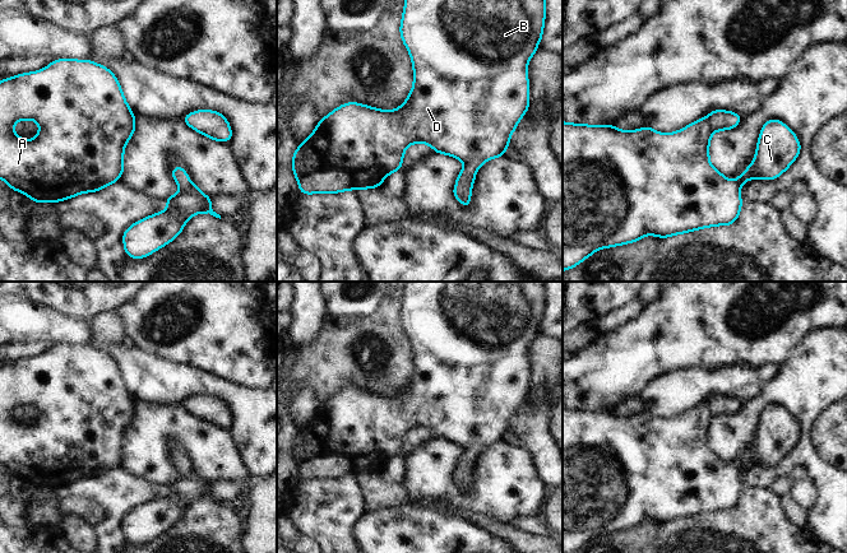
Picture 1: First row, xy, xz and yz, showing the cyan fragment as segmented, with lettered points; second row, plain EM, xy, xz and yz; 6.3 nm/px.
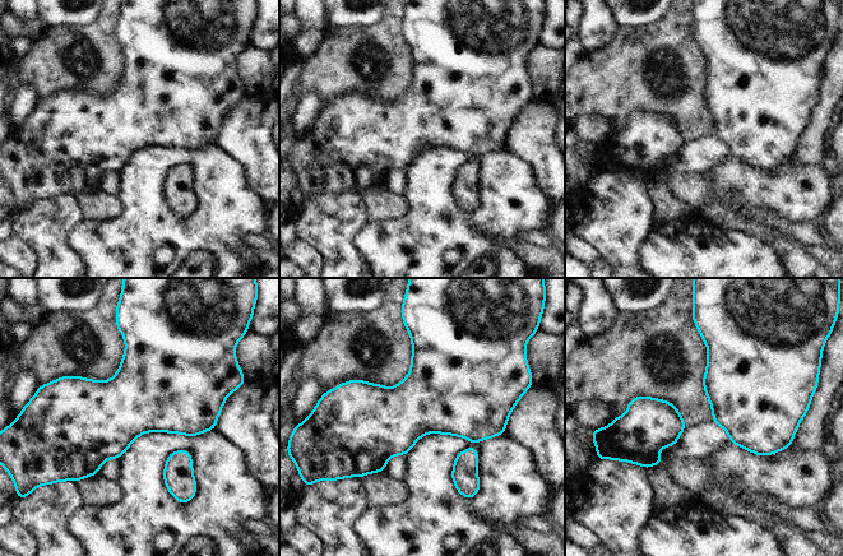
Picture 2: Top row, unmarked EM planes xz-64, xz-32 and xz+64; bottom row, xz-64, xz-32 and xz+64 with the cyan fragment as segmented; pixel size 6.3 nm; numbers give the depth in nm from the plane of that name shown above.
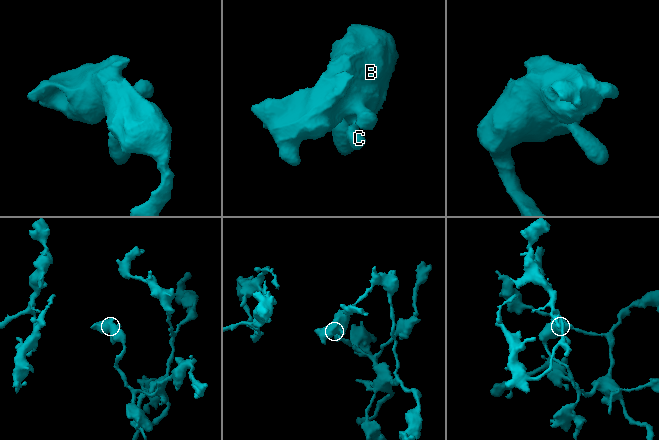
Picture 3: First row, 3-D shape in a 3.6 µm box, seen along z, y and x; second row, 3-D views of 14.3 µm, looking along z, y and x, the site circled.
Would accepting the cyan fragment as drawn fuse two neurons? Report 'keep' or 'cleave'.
keep

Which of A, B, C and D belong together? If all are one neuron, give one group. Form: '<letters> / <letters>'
A B C D

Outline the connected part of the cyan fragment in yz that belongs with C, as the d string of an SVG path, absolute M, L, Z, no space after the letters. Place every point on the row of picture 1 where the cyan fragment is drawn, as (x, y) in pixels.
M714 110L680 131L662 134L645 125L622 131L614 125L583 125L563 121L563 271L573 269L597 250L637 242L653 234L667 238L713 226L731 226L740 215L740 187L751 178L778 178L797 158L801 143L777 118L768 120L759 135L753 163L735 180L726 178L709 163L709 140L714 131L735 129L742 116Z

